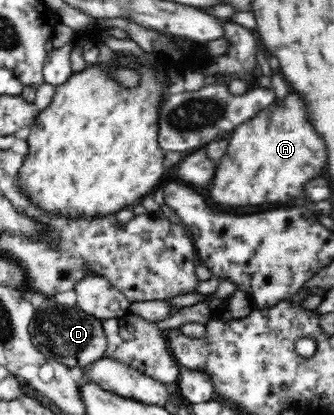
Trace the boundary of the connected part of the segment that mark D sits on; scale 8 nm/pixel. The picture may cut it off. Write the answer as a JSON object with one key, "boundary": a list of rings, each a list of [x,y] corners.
{"boundary":[[[51,302],[45,304],[45,307],[37,309],[32,316],[32,320],[28,325],[33,345],[41,351],[43,355],[50,355],[57,359],[61,364],[70,367],[82,369],[85,366],[90,366],[92,363],[106,357],[106,349],[108,341],[102,326],[102,320],[93,315],[85,313],[77,306],[51,305]]]}

